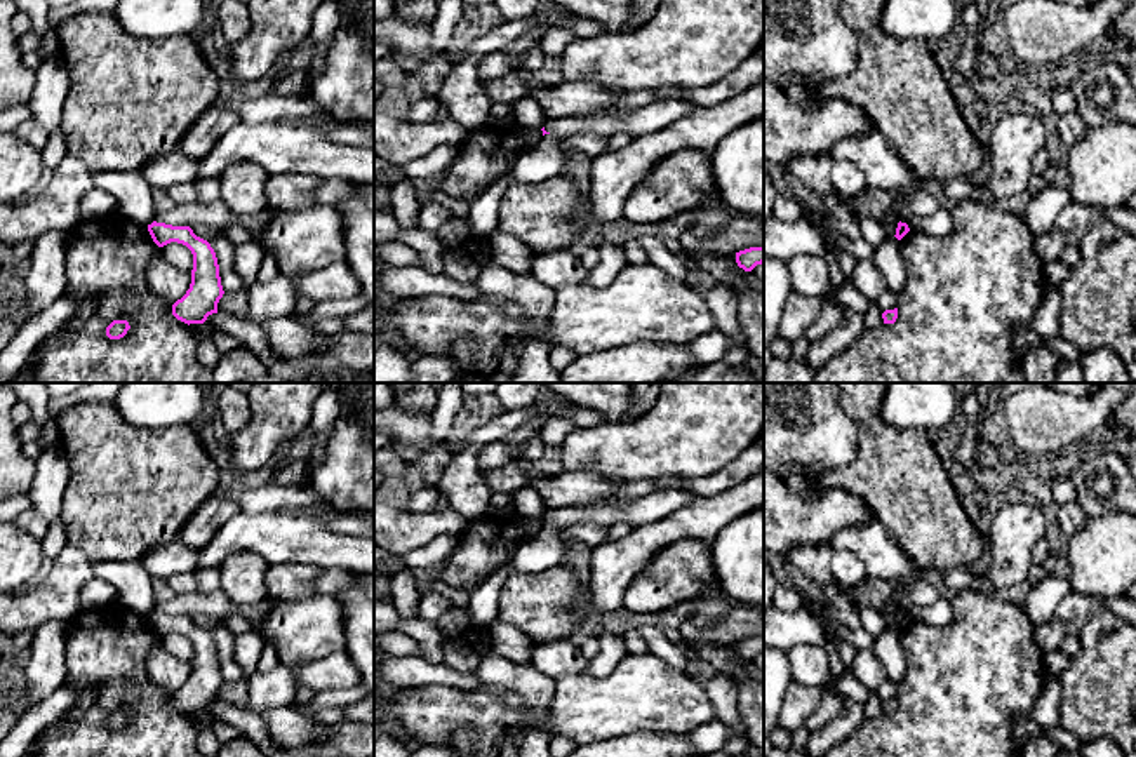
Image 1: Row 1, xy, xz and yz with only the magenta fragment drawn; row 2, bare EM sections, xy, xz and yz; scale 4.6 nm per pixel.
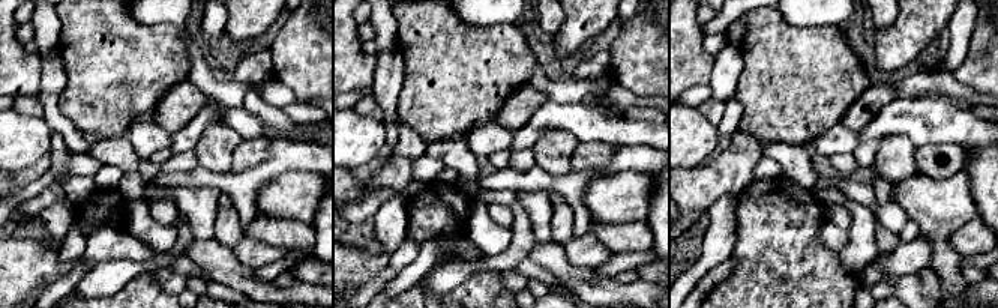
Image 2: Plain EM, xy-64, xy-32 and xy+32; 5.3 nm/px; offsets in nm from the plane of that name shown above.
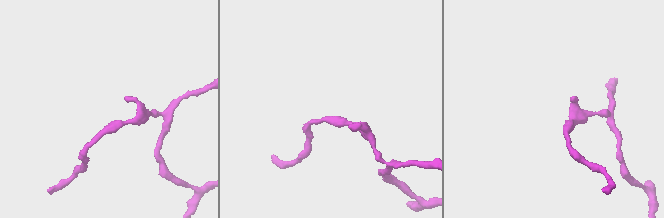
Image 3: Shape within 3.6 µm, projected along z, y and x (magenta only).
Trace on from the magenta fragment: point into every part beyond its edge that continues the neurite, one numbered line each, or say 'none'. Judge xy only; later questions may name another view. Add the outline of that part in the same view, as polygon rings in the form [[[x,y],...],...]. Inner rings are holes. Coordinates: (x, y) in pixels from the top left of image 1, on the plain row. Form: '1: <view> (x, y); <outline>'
none

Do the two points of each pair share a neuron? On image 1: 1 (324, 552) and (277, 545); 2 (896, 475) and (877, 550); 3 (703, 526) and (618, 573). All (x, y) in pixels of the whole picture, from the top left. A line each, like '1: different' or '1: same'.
1: same
2: different
3: same

